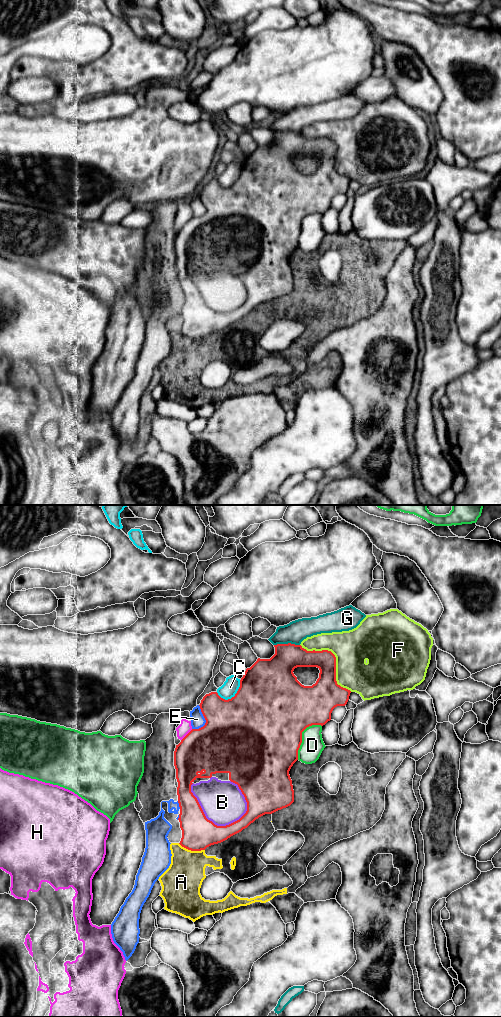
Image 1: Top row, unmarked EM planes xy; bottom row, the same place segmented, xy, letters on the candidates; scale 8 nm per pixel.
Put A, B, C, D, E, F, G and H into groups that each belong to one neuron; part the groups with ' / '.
A / B / C / D / E / F / G / H

